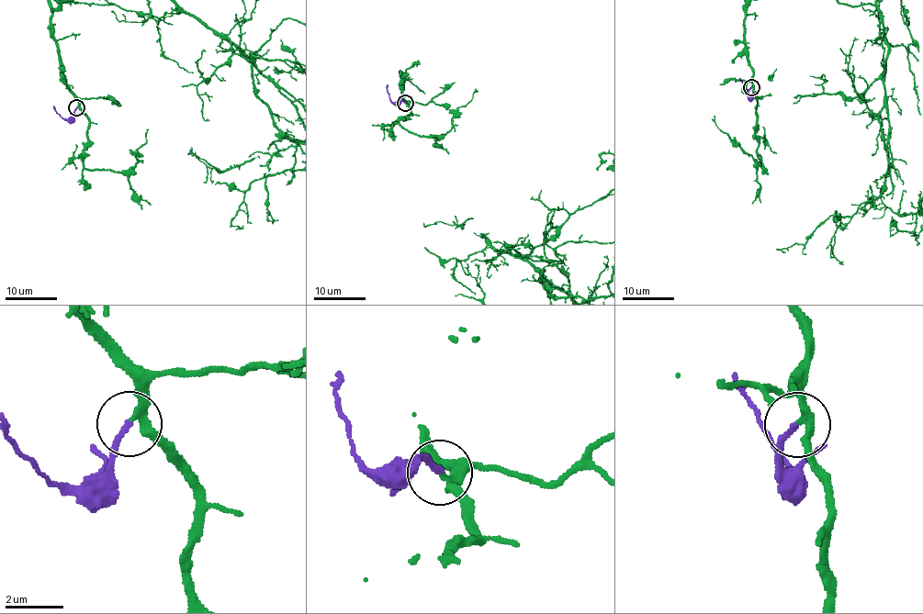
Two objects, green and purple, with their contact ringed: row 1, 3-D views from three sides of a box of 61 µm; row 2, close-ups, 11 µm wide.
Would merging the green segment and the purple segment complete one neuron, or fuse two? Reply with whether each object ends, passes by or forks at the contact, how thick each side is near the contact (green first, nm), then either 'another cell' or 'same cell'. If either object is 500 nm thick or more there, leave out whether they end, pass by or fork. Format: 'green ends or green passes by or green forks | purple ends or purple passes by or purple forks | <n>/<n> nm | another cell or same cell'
green passes by | purple ends | 220/190 nm | same cell

